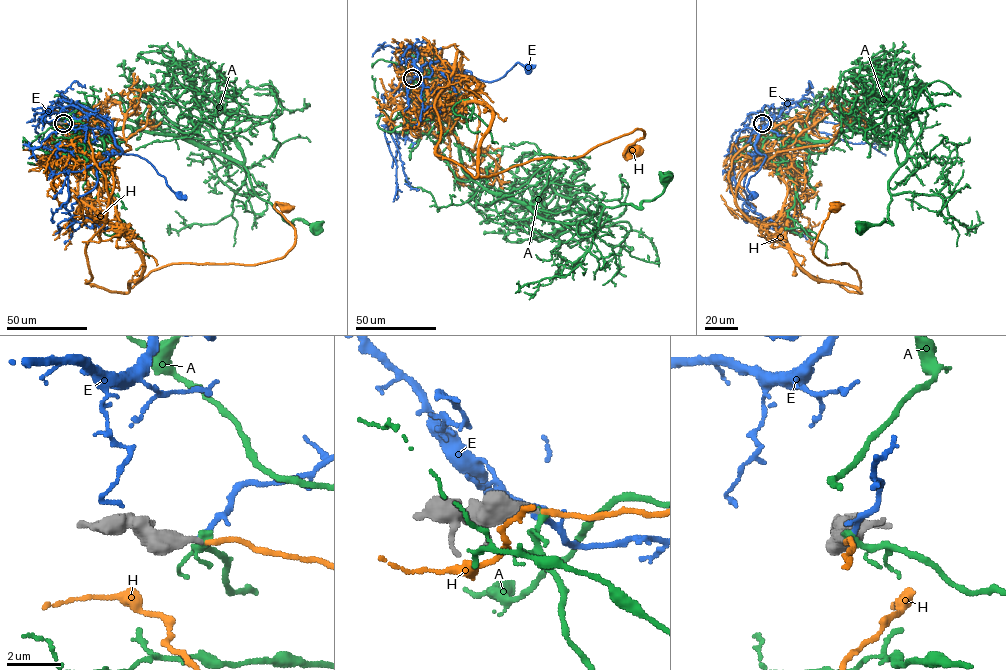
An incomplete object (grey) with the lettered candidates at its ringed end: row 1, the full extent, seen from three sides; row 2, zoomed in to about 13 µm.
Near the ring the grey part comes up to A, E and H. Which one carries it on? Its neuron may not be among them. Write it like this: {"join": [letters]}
{"join": ["H"]}

